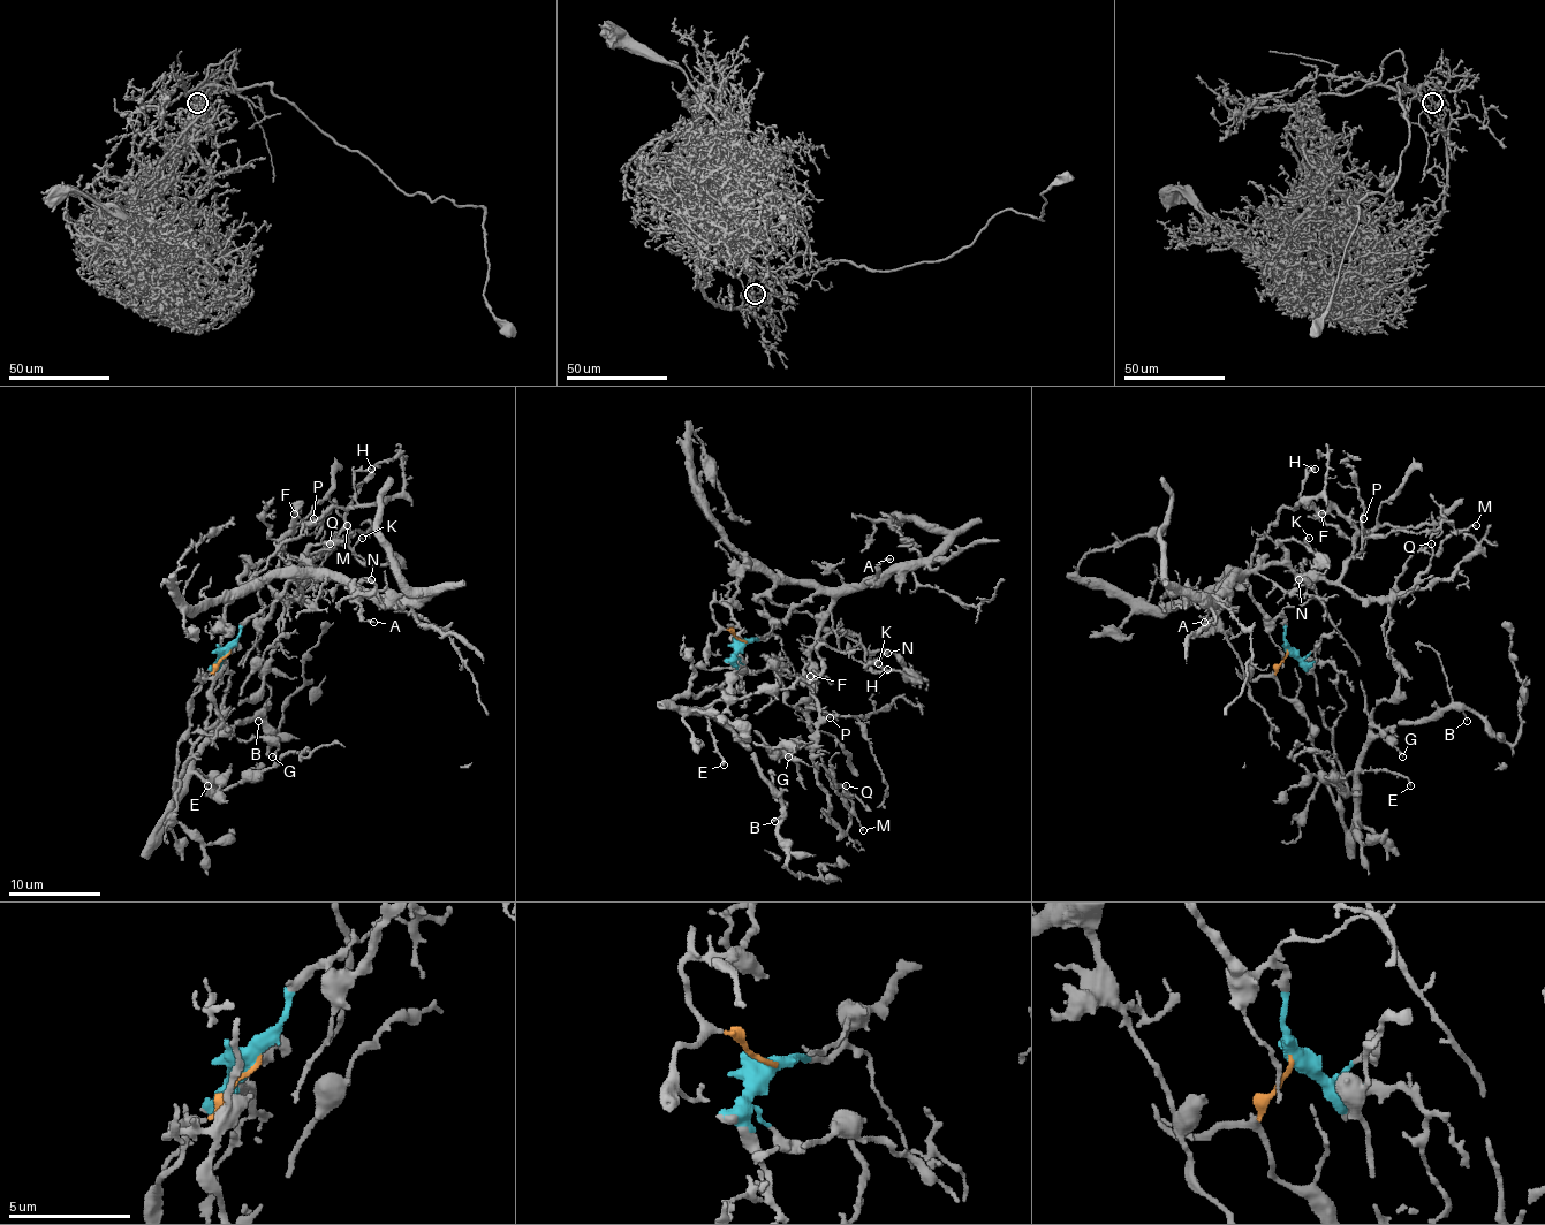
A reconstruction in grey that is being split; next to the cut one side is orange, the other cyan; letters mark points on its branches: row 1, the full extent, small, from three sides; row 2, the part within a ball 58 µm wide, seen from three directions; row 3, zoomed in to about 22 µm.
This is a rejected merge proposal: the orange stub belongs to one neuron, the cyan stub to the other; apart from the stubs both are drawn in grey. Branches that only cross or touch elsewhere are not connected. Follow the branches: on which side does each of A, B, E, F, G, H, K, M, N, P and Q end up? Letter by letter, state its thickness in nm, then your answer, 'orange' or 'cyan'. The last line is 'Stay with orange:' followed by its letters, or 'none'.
A: 180 nm | cyan
B: 120 nm | orange
E: 170 nm | orange
F: 190 nm | cyan
G: 150 nm | orange
H: 180 nm | cyan
K: 120 nm | cyan
M: 110 nm | cyan
N: 240 nm | cyan
P: 130 nm | cyan
Q: 120 nm | cyan
Stay with orange: B, E, G

